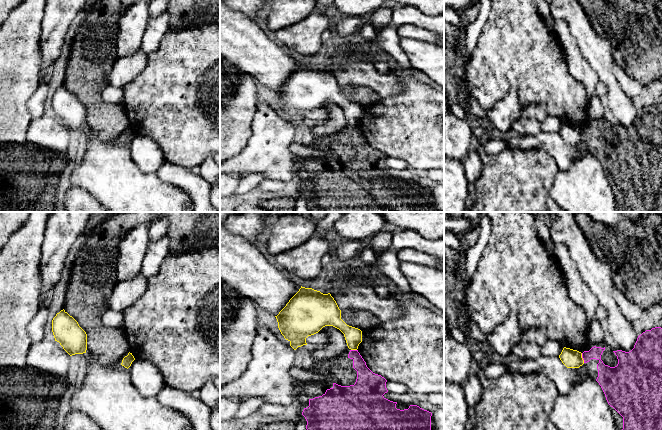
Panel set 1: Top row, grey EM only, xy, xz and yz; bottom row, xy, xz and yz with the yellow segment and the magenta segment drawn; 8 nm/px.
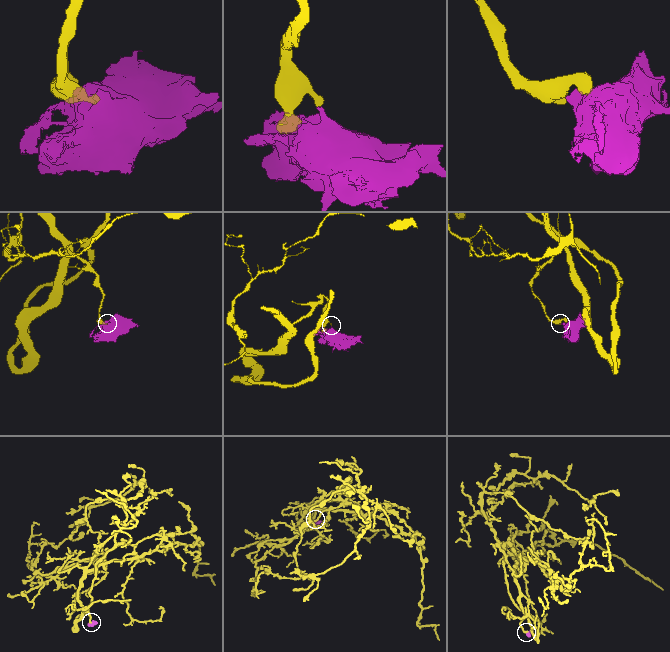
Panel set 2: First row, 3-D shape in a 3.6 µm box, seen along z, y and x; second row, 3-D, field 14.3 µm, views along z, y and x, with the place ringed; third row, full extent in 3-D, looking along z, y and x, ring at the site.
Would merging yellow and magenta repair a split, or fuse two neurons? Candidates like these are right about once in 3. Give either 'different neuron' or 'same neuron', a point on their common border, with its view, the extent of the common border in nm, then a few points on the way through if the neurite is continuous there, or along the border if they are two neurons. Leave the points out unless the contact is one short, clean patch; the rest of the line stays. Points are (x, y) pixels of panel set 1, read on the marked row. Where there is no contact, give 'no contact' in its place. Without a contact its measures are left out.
different neuron | yz (582, 358) | 80 nm | along yz (581, 353), (584, 362)

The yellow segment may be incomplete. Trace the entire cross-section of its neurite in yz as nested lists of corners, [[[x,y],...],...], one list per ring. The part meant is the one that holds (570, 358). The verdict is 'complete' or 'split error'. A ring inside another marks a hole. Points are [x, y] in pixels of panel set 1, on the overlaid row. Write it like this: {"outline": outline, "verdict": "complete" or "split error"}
{"outline": [[[566,347],[563,348],[559,358],[567,368],[579,368],[584,364],[581,352]]], "verdict": "complete"}

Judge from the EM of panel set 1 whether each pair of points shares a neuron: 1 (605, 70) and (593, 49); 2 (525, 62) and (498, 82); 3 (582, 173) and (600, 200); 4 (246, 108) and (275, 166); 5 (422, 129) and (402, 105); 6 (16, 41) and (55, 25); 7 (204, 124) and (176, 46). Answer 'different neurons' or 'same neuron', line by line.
1: same neuron
2: same neuron
3: same neuron
4: different neurons
5: same neuron
6: different neurons
7: same neuron

